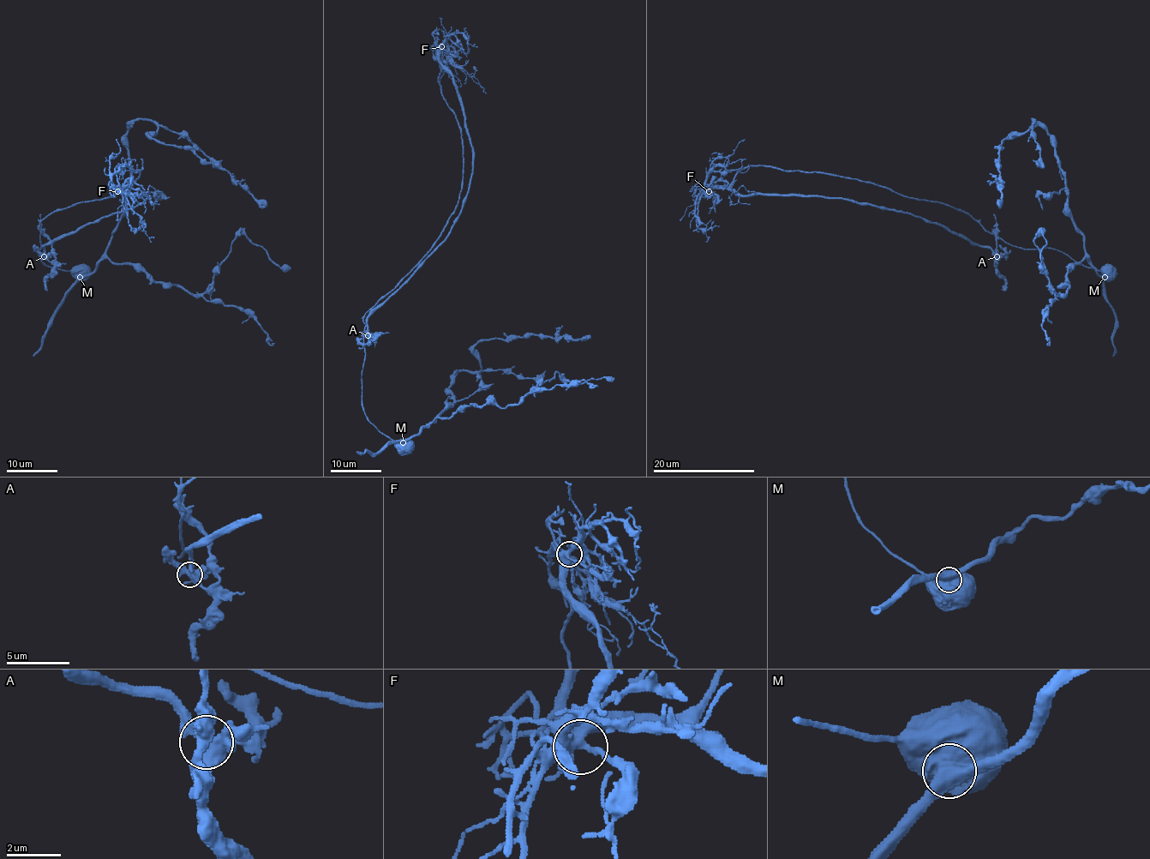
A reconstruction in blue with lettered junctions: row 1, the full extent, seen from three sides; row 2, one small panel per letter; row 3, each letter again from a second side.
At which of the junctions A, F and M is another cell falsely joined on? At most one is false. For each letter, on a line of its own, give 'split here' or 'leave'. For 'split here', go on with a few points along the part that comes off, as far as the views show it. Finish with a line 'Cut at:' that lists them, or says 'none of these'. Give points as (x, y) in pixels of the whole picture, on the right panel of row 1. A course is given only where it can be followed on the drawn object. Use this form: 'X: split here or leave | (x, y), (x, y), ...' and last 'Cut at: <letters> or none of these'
A: leave
F: leave
M: split here | (1105, 276), (1052, 249), (1012, 246), (946, 204), (851, 177), (746, 166), (730, 185), (706, 189), (756, 193)
Cut at: M

